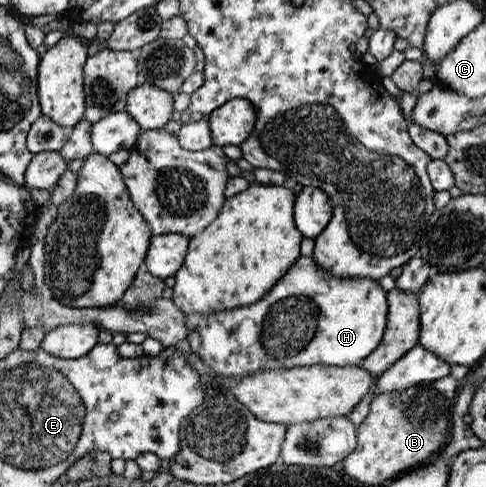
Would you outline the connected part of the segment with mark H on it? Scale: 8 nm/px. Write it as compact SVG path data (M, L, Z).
M314 256L304 257L300 259L300 263L296 263L296 267L292 267L292 271L288 271L288 275L284 275L284 279L280 279L280 283L276 283L276 291L272 291L272 295L266 295L260 303L254 303L252 307L238 307L230 311L220 313L217 311L213 315L190 314L186 316L186 327L190 331L188 340L190 342L191 351L198 354L200 359L208 367L209 371L215 371L220 377L228 377L228 379L246 379L254 373L262 370L276 370L293 367L304 366L356 366L364 359L375 352L387 333L388 327L388 302L387 290L376 279L366 278L342 278L331 275L331 272L324 271L319 264L315 262Z

